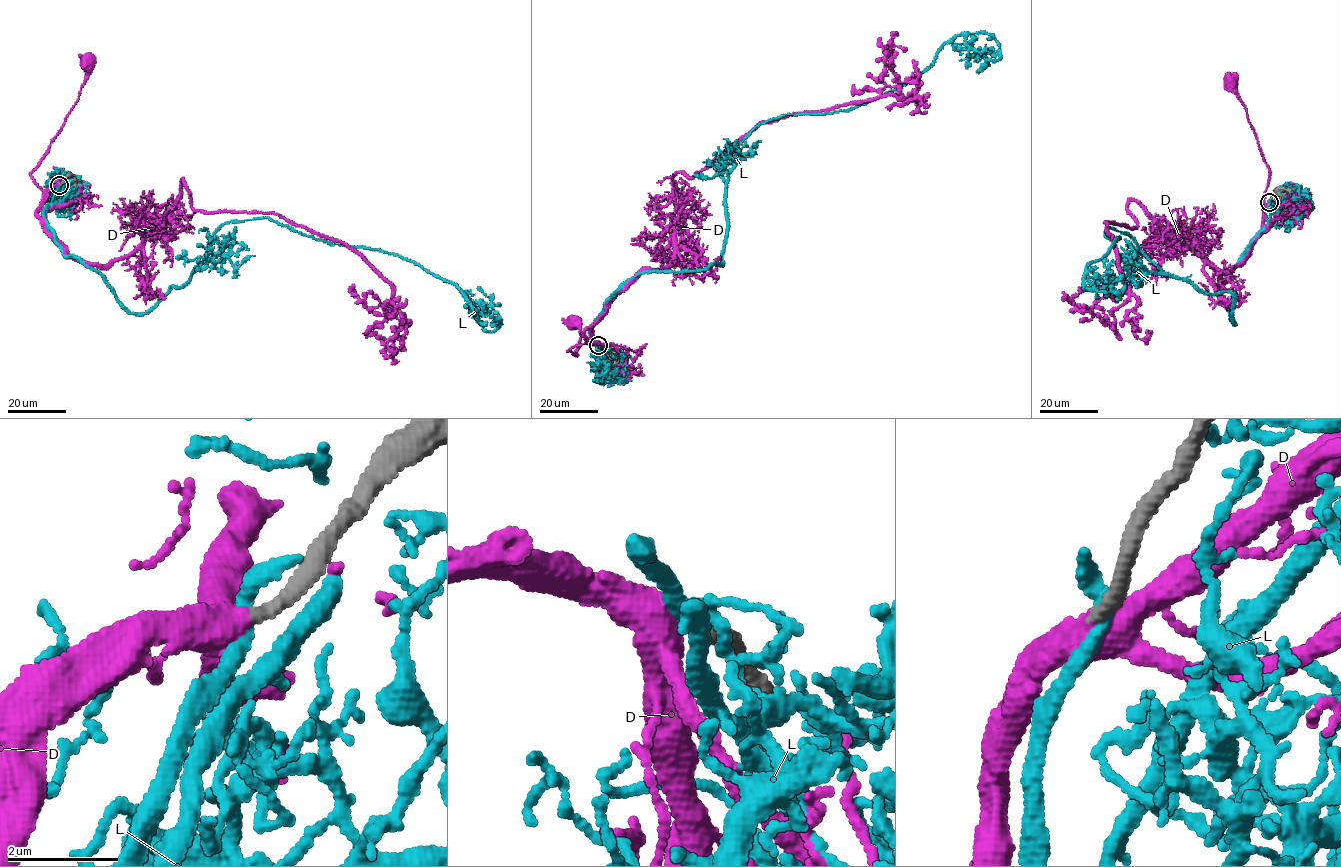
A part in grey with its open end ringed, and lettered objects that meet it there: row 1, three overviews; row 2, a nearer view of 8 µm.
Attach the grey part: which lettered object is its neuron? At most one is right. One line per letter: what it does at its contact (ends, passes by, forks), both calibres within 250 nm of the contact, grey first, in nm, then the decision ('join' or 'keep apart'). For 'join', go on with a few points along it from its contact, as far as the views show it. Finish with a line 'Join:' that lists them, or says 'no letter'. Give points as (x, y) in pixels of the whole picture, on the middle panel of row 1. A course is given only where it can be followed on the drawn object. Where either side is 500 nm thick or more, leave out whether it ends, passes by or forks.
D: it forks; calibres 280 and 360 nm; join; course (598, 345), (583, 343), (567, 351), (576, 355), (582, 334), (579, 327), (572, 324)
L: it passes by; calibres 280 and 320 nm; keep apart
Join: D

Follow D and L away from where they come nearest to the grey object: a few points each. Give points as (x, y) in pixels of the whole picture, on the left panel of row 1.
D: (59, 184), (42, 190), (30, 172), (78, 98), (85, 77), (84, 64)
L: (59, 184), (55, 243), (131, 312), (187, 281), (224, 224), (267, 217), (407, 259), (500, 324), (474, 315)

